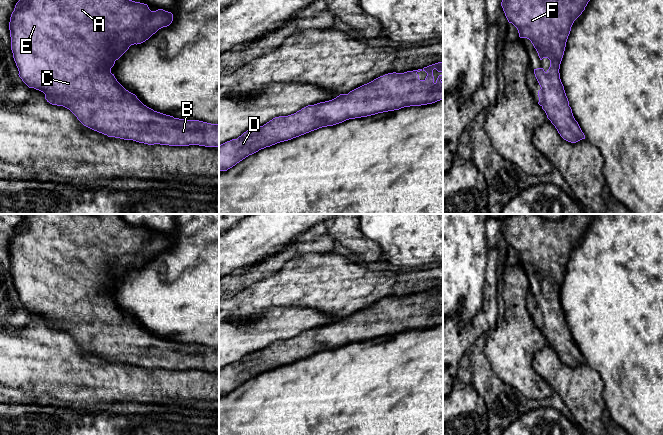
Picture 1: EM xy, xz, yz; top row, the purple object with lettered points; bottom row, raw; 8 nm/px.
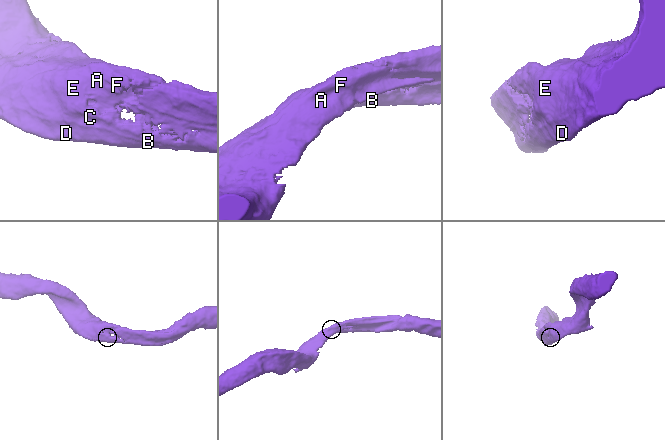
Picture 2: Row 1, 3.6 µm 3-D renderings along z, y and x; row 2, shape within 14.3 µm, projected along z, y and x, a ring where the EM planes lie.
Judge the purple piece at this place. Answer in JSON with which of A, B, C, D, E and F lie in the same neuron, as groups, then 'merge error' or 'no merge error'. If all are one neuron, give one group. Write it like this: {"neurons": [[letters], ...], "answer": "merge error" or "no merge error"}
{"neurons": [["A", "B", "C", "D", "E", "F"]], "answer": "no merge error"}

